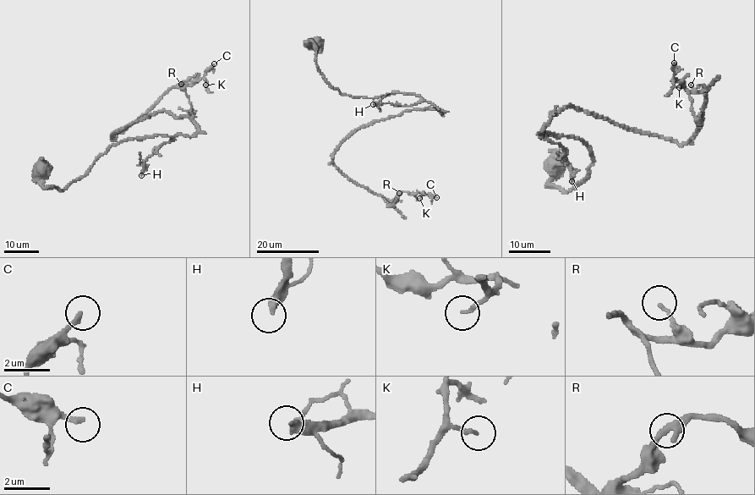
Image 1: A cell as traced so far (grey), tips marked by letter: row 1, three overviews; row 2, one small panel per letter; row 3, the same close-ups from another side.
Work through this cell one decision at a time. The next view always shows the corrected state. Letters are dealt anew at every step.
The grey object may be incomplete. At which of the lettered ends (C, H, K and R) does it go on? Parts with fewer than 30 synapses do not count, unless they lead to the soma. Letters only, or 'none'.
H

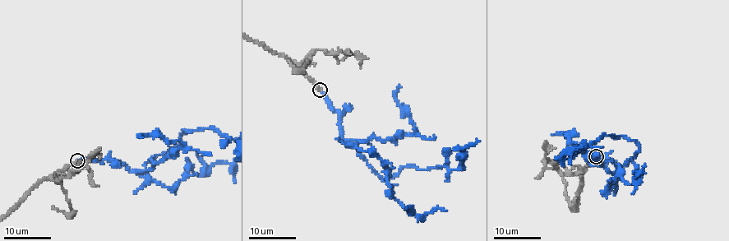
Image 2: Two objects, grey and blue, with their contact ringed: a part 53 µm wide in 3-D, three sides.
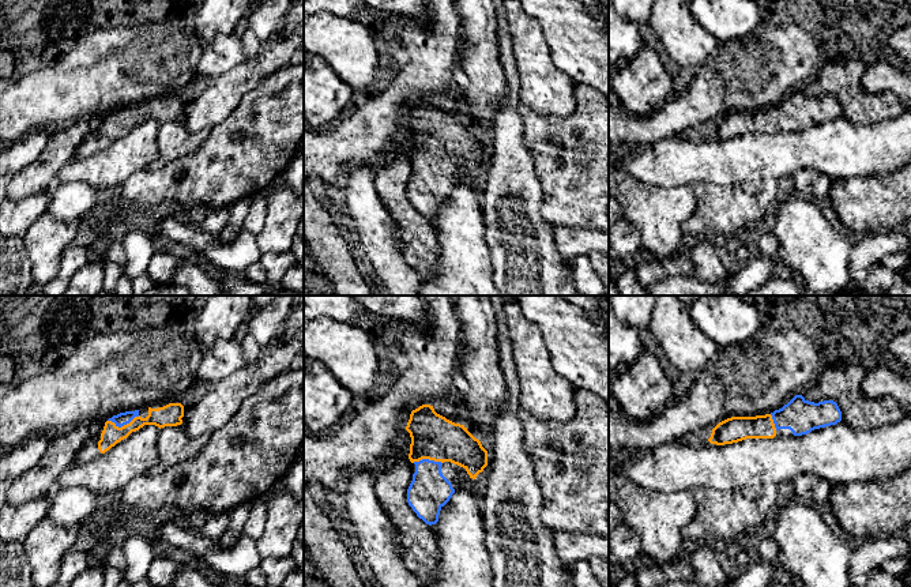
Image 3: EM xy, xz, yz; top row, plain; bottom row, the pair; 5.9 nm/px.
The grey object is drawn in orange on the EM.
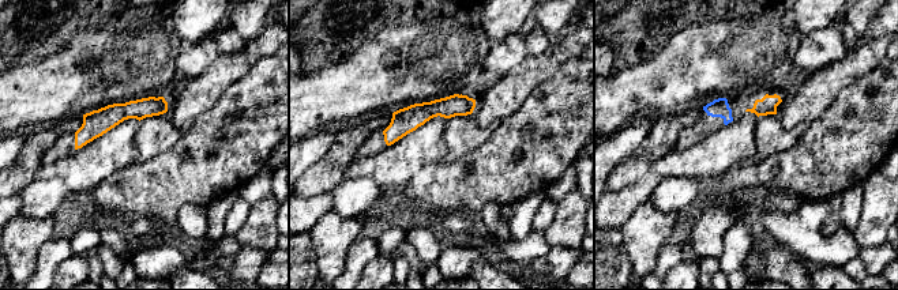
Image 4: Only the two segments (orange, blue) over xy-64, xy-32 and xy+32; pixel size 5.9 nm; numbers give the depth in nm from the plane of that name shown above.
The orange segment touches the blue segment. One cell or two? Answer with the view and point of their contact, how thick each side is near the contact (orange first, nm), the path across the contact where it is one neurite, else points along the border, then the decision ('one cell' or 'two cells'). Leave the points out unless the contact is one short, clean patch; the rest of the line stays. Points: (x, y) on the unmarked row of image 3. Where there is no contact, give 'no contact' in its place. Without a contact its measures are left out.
xy (124, 120) | 120/80 nm | across xy (161, 112), (130, 116), (124, 120), (123, 113) | one cell

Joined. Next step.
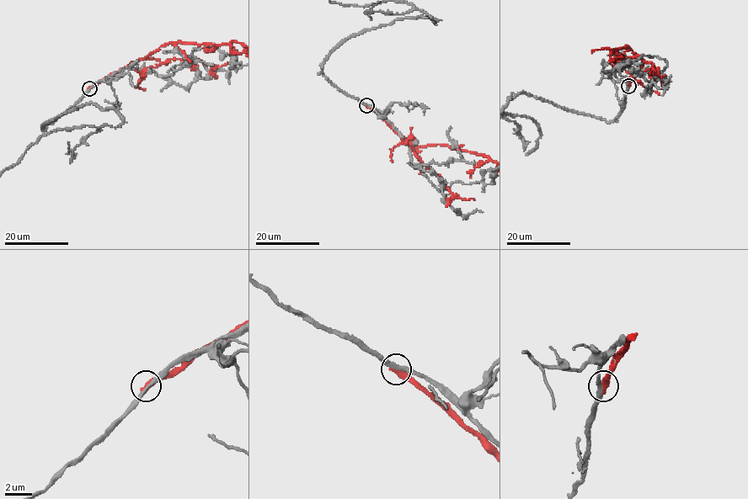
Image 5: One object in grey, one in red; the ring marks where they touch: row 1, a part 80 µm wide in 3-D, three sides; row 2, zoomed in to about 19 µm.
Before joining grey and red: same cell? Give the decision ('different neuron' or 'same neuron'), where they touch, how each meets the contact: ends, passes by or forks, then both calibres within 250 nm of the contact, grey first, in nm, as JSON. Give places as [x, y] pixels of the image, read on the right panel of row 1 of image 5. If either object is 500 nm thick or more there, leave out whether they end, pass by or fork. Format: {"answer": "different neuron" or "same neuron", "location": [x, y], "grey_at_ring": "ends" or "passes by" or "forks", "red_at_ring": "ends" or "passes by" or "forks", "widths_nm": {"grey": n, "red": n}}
{"answer": "different neuron", "location": [628, 86], "grey_at_ring": "passes by", "red_at_ring": "ends", "widths_nm": {"grey": 280, "red": 440}}

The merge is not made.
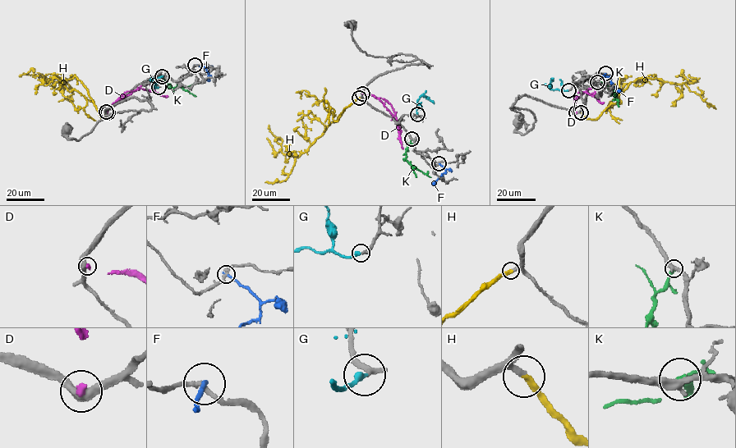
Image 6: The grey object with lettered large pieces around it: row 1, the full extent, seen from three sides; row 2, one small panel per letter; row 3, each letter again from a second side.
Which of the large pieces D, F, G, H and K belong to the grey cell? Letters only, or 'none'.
G, H

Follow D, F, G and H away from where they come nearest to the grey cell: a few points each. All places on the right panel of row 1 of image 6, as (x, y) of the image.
D: (576, 113), (575, 93), (586, 92), (603, 103)
F: (605, 73), (604, 75), (609, 77), (613, 86), (621, 91)
G: (568, 90), (550, 89), (554, 78)
H: (581, 112), (587, 118), (595, 119), (637, 79), (689, 83), (683, 71), (675, 76)

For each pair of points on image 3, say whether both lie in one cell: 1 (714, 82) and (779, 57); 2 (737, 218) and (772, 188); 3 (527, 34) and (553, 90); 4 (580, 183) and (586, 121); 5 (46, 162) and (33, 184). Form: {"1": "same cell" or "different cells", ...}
{"1": "same cell", "2": "same cell", "3": "same cell", "4": "same cell", "5": "same cell"}

